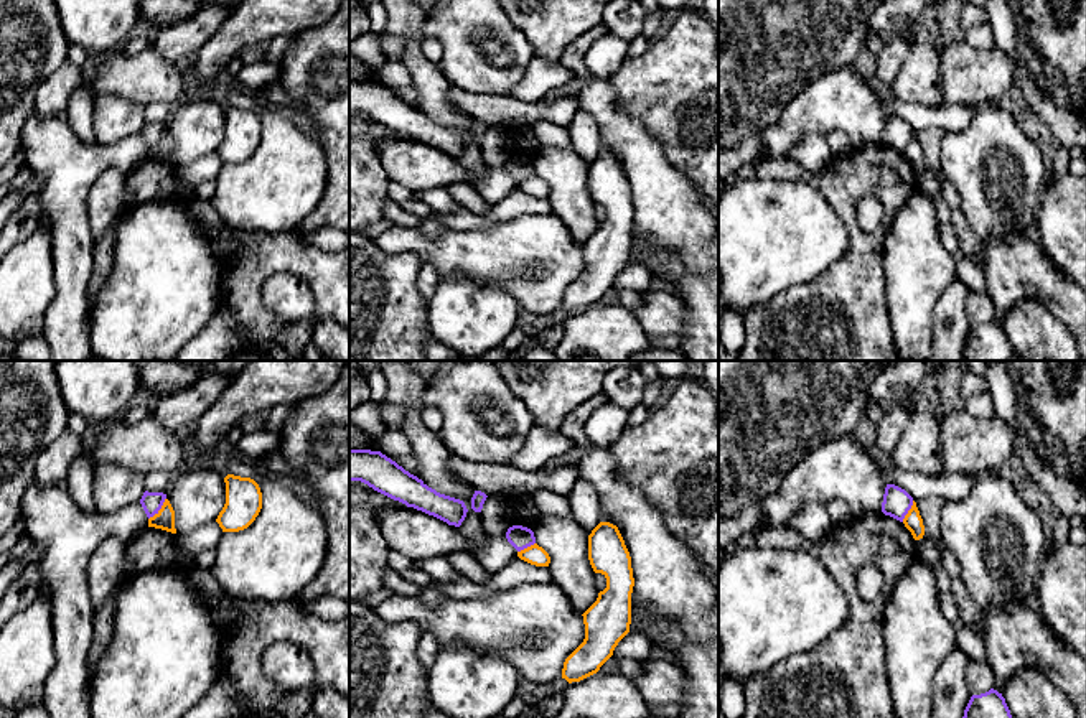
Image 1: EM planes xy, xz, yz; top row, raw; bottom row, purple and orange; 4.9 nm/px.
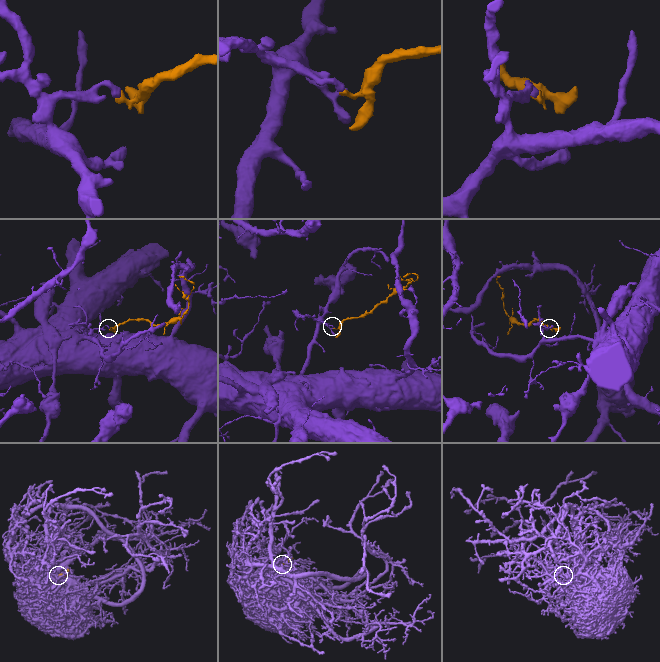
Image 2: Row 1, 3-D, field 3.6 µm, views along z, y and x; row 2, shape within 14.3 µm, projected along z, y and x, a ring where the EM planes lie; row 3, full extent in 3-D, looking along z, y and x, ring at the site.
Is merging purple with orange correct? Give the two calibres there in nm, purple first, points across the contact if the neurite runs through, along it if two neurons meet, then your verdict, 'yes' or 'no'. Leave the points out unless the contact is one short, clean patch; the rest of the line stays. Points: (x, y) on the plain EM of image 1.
100/100 nm | along xy (165, 129), (163, 135), (149, 150) | no

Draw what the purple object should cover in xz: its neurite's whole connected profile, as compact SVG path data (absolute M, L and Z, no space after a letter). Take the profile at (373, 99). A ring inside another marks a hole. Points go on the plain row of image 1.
M349 79L349 112L361 112L448 156L460 158L468 143L463 132L437 124L381 82Z

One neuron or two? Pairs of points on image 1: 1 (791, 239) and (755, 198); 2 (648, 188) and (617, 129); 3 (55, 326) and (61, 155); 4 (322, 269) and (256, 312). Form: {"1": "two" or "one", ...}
{"1": "one", "2": "one", "3": "one", "4": "one"}

